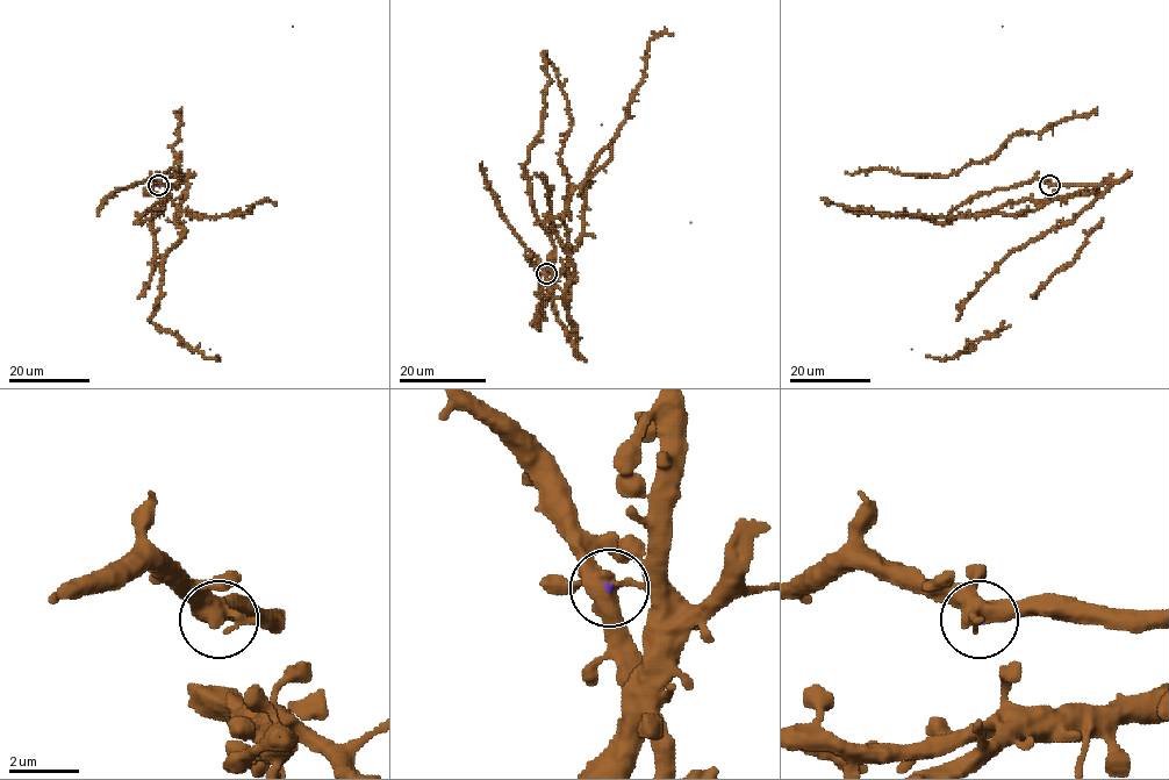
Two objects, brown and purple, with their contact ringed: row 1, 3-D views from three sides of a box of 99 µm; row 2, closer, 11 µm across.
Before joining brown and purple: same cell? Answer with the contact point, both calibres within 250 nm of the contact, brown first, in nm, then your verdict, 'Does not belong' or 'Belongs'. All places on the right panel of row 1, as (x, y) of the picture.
Place: (1049, 185). Thickness 550 nm (brown) against 60 nm. Belongs

